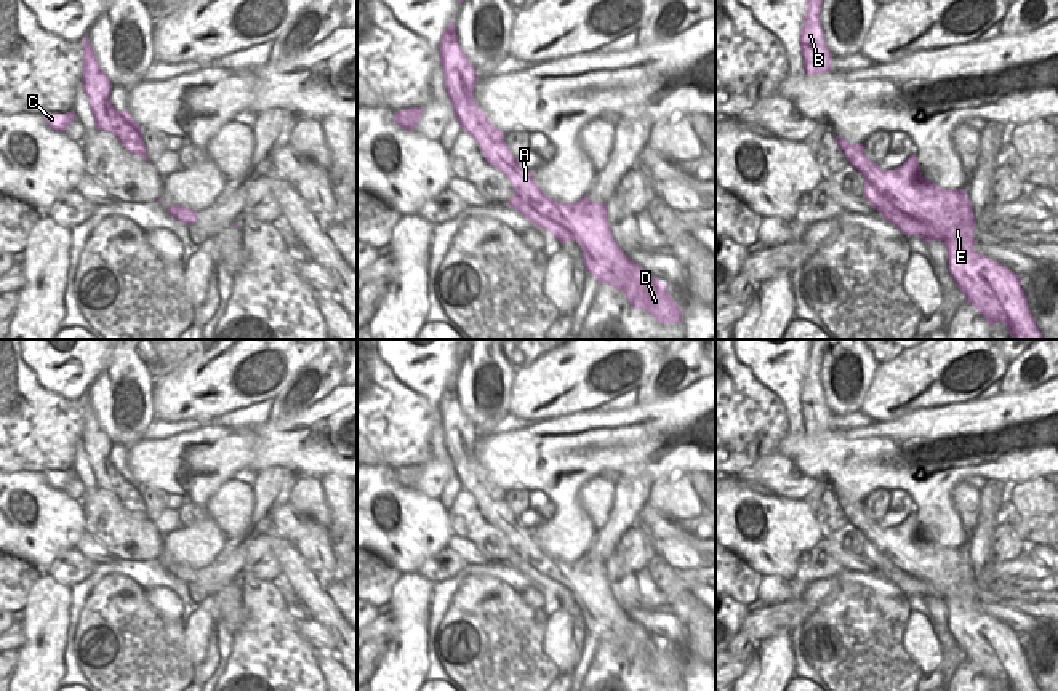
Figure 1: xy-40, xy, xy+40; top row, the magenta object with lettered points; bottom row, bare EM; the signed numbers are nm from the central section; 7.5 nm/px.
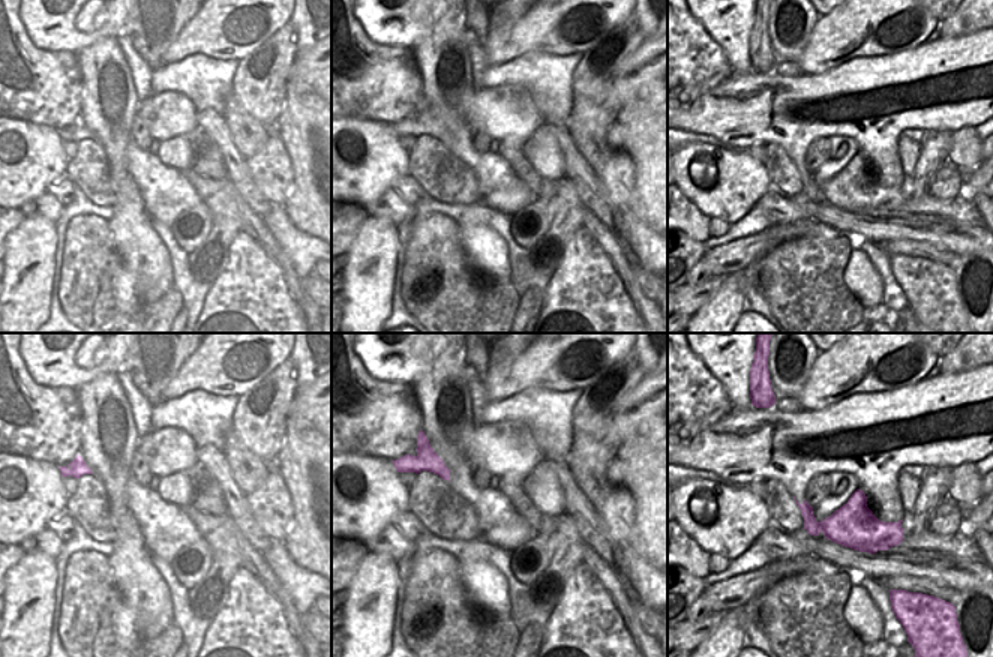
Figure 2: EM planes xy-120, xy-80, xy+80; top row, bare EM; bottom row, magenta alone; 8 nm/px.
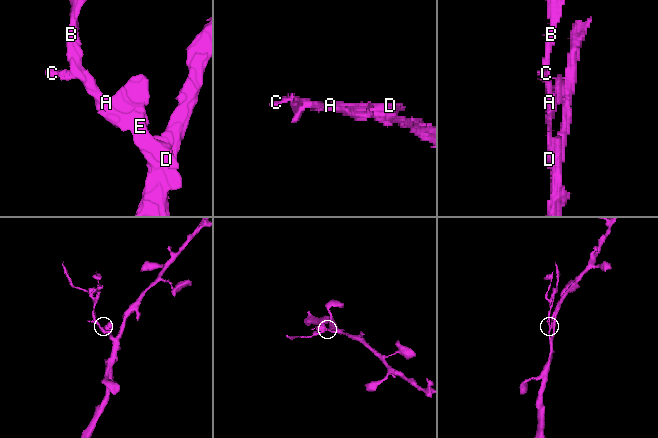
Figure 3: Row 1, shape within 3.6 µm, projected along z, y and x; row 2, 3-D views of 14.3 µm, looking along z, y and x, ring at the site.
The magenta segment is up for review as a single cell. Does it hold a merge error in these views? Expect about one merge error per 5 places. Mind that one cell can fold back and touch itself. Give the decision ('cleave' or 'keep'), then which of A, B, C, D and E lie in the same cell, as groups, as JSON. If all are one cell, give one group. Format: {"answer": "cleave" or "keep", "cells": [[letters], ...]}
{"answer": "cleave", "cells": [["A", "D", "E"], ["B", "C"]]}

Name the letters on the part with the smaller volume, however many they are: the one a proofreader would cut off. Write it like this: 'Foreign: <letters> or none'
Foreign: B, C

